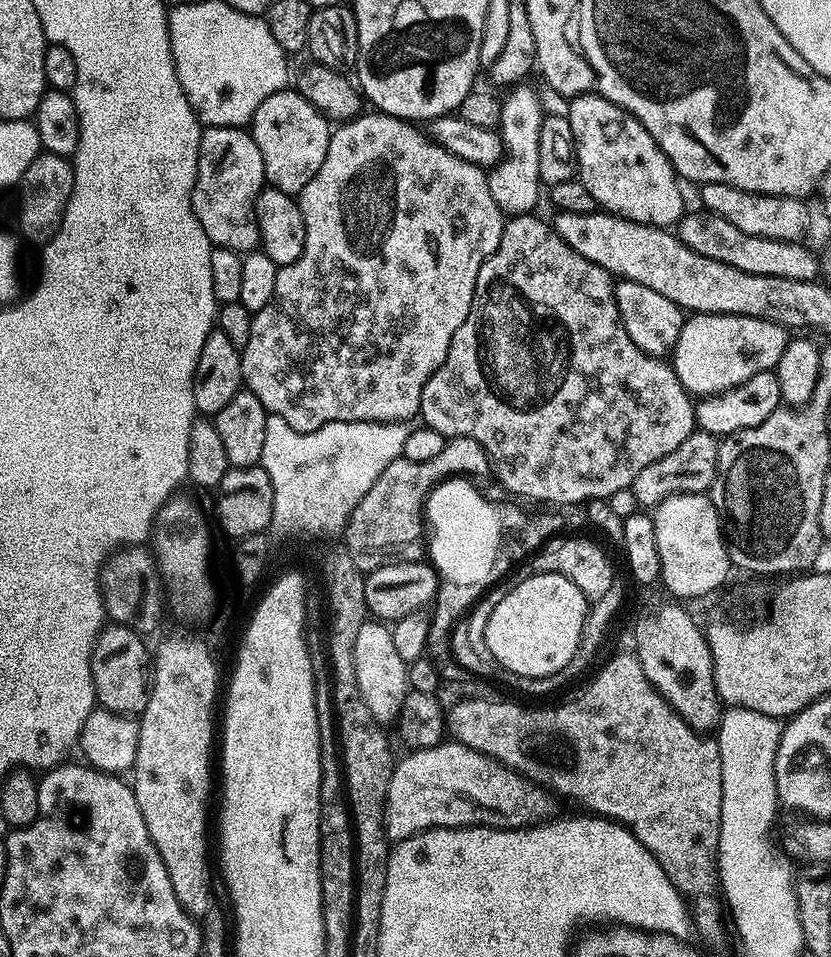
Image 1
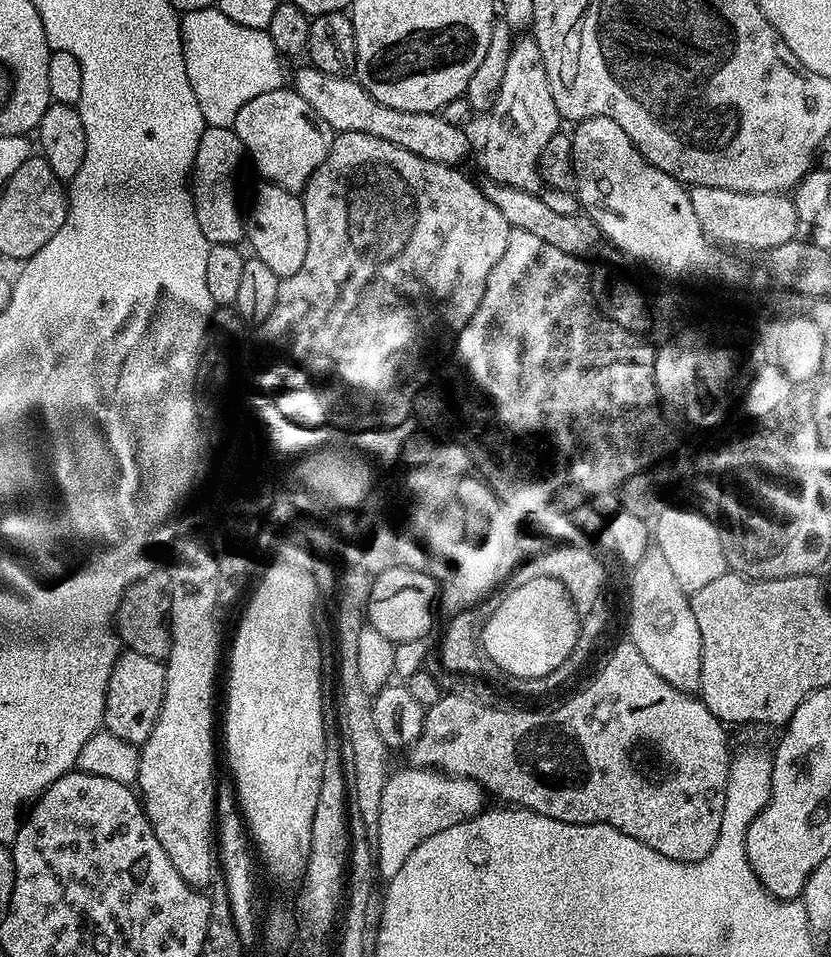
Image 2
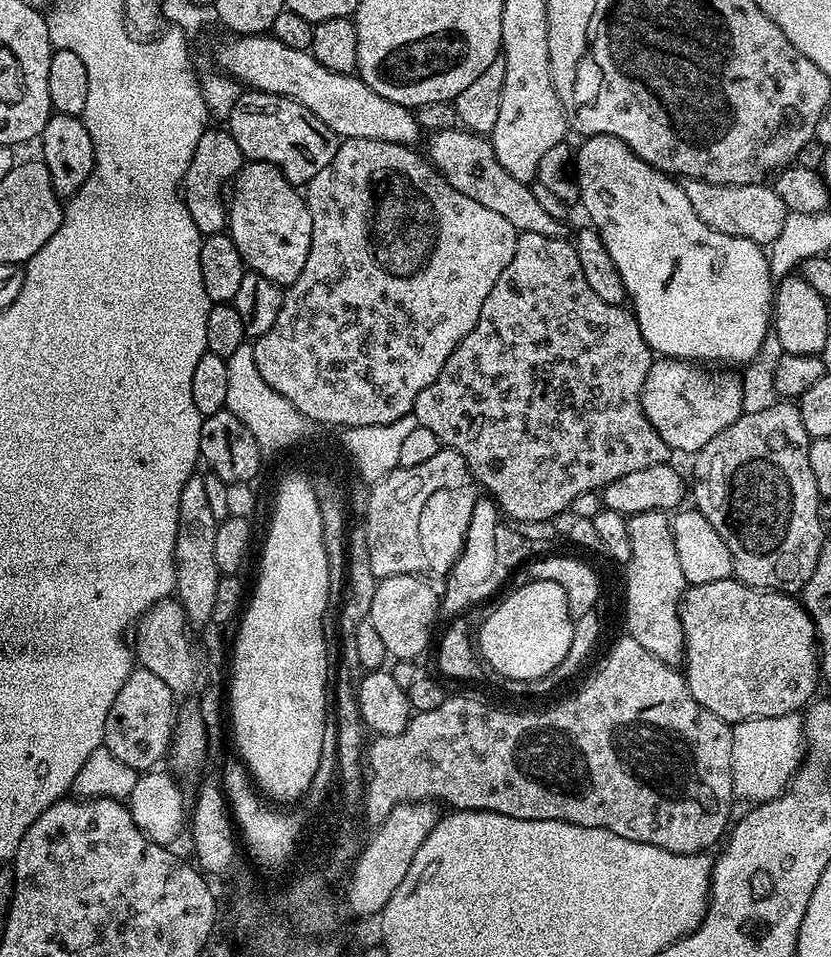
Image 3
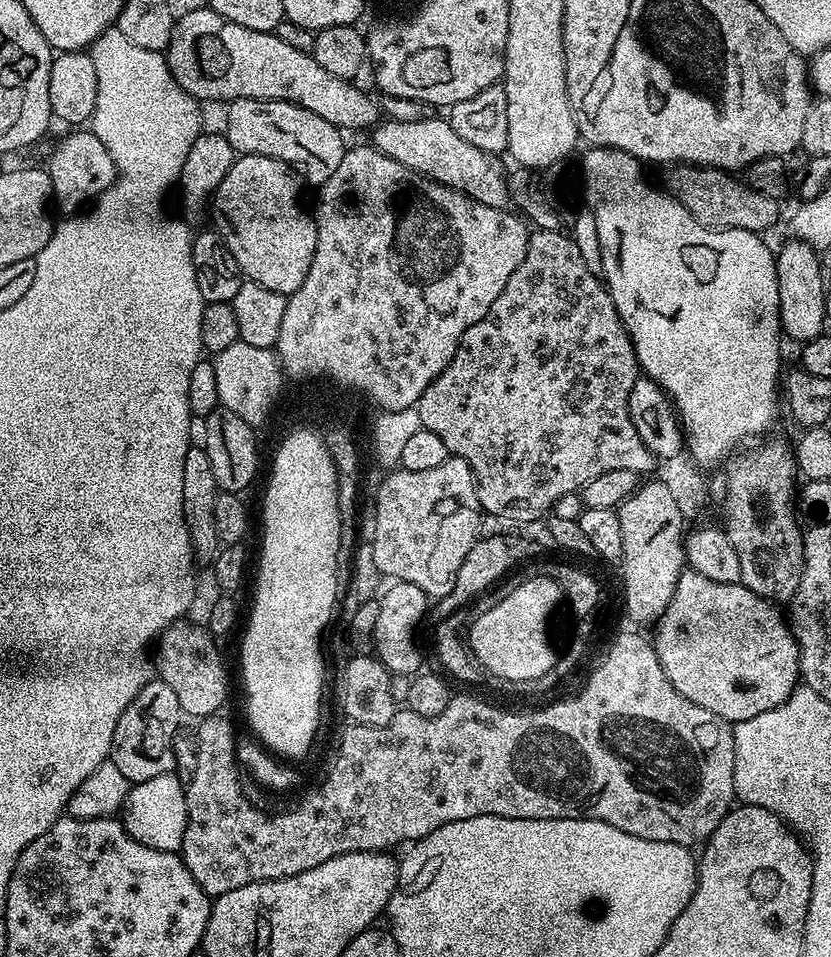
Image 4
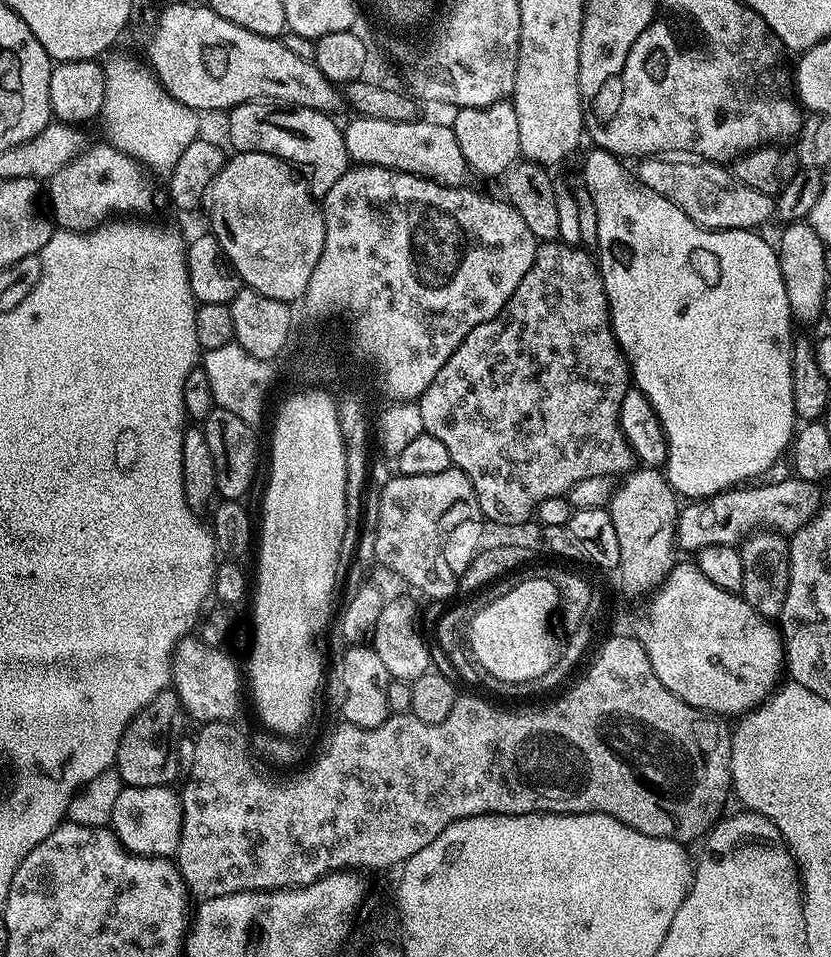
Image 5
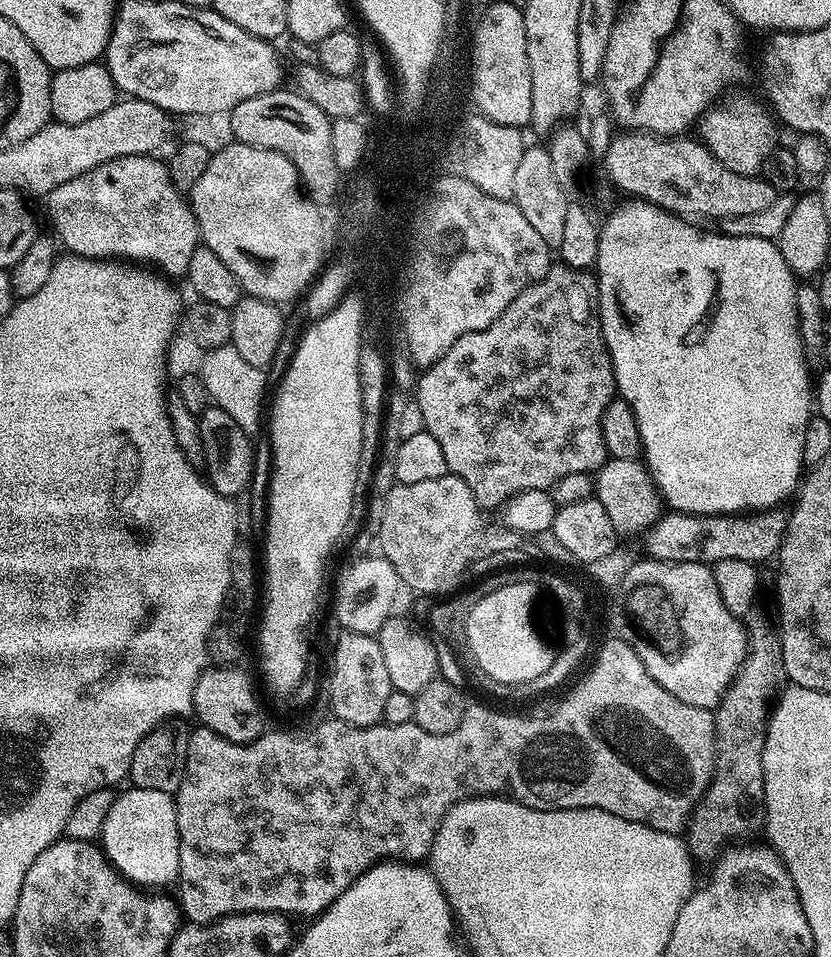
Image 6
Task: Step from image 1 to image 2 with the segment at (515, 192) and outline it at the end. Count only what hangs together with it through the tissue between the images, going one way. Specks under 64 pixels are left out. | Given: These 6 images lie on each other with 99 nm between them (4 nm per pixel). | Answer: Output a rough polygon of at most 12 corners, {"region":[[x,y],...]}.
{"region":[[535,36],[513,39],[487,117],[484,168],[541,187],[542,146],[561,131]]}

